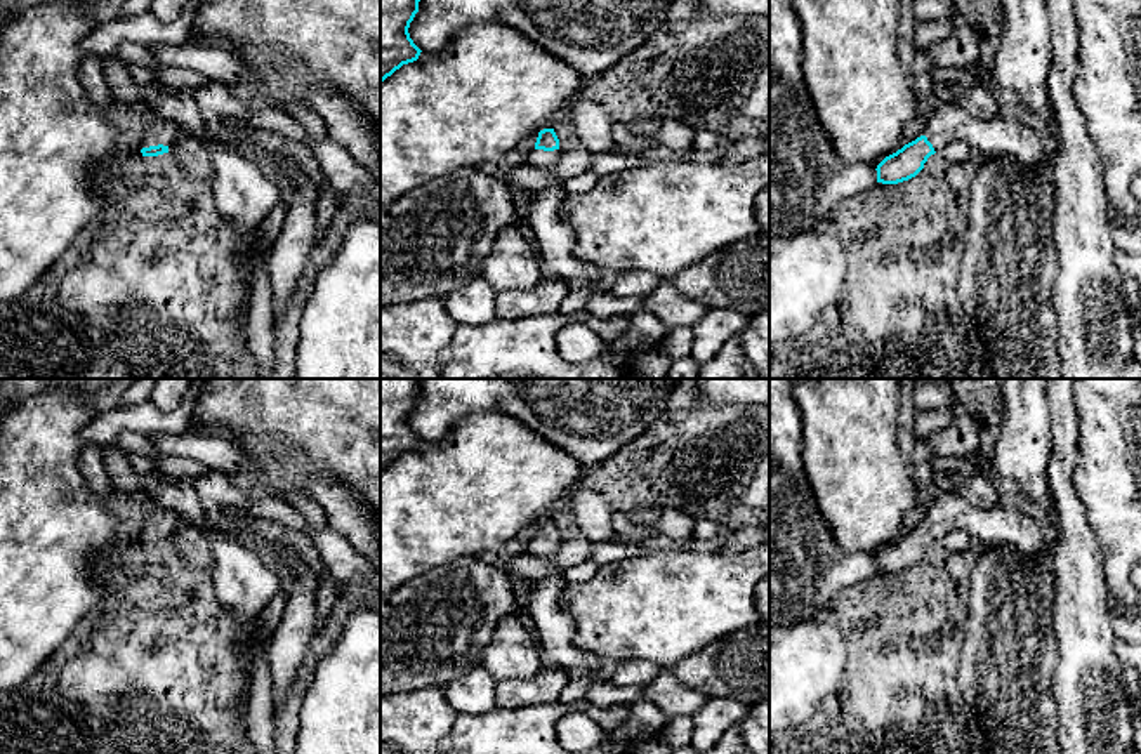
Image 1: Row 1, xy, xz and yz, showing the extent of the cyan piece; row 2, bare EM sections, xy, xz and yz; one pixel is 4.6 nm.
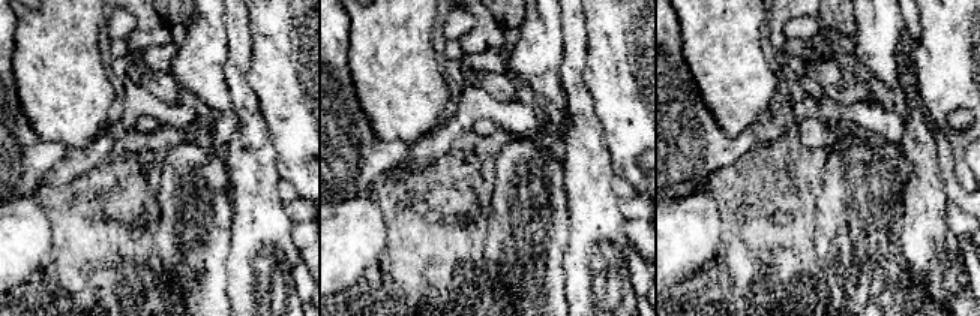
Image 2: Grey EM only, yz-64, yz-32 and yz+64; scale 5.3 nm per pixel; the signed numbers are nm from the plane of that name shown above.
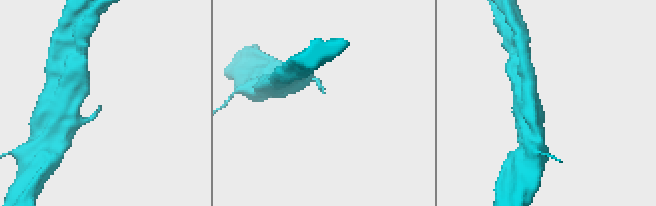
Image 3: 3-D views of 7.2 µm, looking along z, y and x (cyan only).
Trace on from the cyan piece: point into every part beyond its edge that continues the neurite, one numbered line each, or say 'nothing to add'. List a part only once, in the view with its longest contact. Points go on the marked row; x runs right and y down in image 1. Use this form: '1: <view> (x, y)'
1: xy (158, 131)

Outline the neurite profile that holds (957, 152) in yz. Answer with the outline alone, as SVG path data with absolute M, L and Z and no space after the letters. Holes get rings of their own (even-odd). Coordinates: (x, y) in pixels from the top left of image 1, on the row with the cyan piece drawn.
M955 141L946 144L940 155L952 163L962 163L967 162L973 155L973 149L969 144L962 142L962 141Z

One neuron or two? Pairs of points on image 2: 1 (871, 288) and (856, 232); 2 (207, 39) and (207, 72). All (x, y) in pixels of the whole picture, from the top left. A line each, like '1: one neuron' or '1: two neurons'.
1: one neuron
2: one neuron

